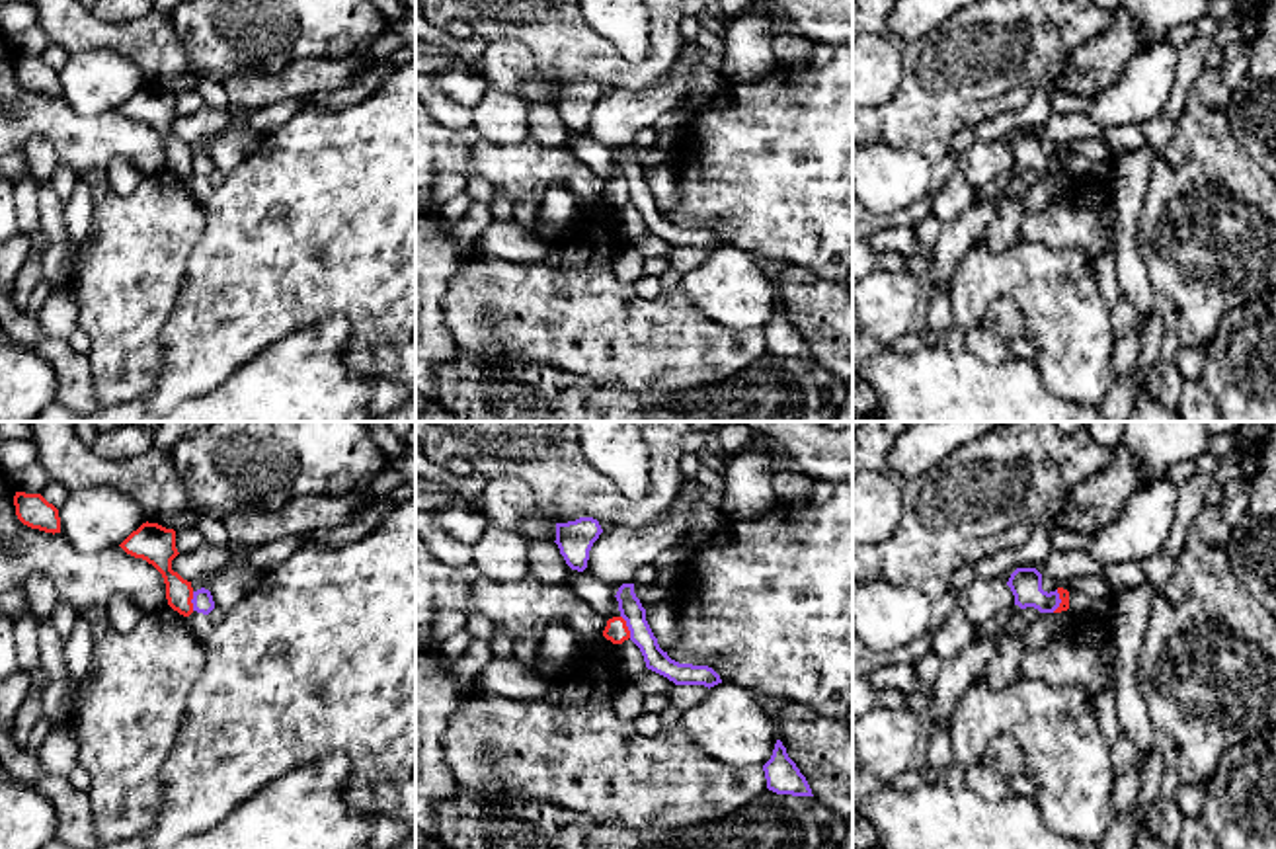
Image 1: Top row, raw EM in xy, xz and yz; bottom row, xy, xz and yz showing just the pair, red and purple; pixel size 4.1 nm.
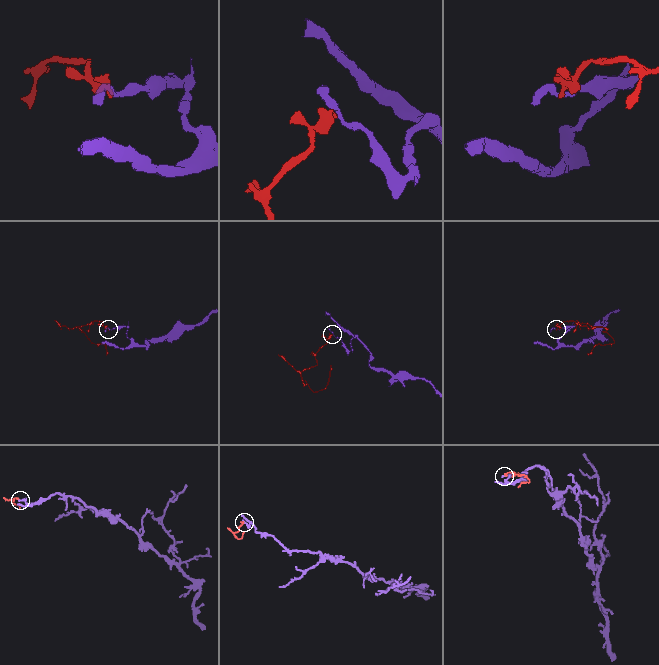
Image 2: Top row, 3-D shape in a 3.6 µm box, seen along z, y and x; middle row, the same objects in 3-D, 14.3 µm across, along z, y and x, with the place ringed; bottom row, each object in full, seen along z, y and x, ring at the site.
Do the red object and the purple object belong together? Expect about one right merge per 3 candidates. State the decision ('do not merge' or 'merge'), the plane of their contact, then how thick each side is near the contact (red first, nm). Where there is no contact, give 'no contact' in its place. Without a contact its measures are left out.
do not merge; contact in yz; calibres 50 and 130 nm

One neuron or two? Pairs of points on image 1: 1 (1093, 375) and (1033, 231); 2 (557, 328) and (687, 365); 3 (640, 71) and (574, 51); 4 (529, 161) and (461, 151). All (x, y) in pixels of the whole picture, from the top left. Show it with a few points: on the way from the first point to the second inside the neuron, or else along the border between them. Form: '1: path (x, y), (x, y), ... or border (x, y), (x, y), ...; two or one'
1: border (1019, 241), (1038, 241), (1081, 252); two
2: path (590, 328), (601, 328), (619, 340), (654, 348); one
3: path (625, 71), (617, 71), (590, 55); one
4: path (512, 161), (478, 157); one

